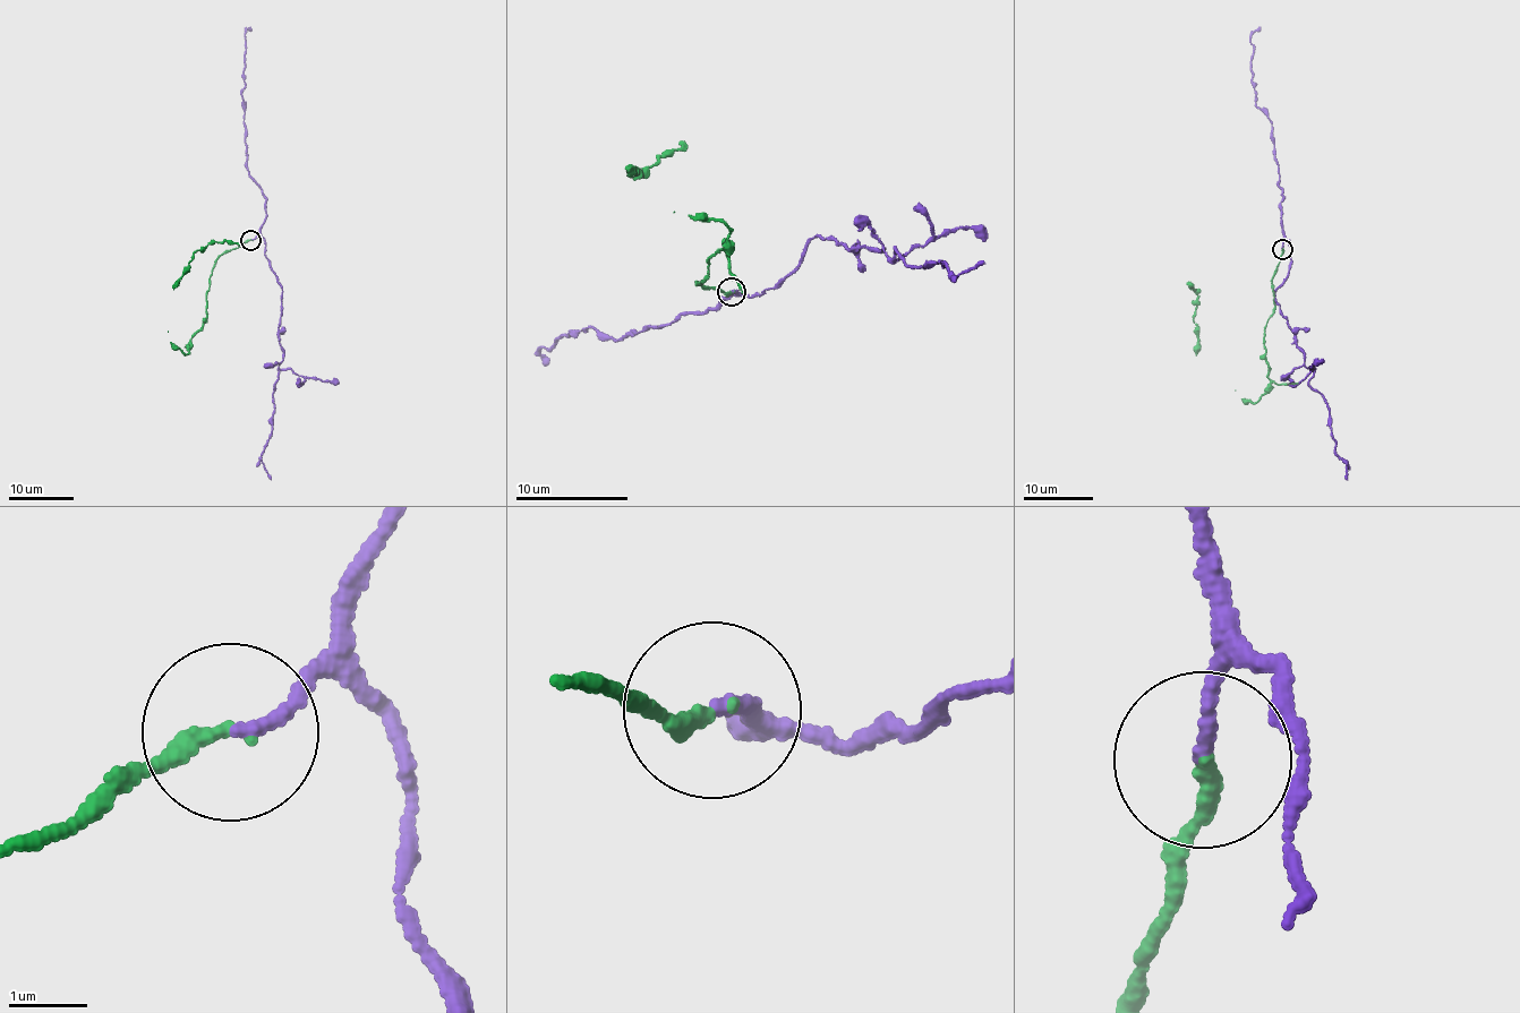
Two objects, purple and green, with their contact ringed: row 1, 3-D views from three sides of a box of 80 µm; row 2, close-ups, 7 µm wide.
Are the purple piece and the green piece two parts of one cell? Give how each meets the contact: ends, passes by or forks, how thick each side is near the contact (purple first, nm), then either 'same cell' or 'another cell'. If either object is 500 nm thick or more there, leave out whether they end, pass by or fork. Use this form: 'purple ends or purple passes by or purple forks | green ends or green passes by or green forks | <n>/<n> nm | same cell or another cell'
purple ends | green ends | 160/200 nm | same cell

